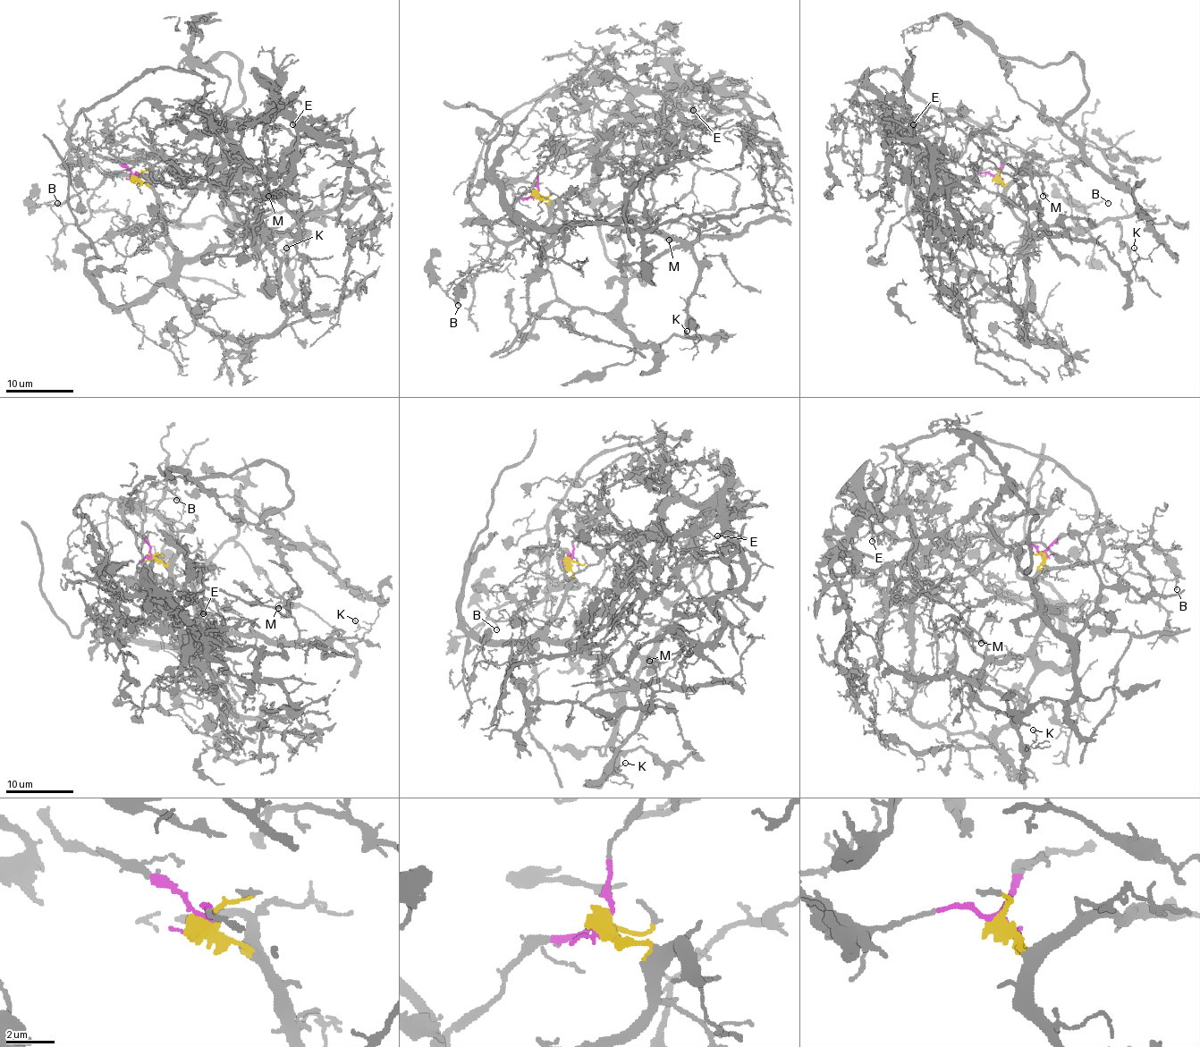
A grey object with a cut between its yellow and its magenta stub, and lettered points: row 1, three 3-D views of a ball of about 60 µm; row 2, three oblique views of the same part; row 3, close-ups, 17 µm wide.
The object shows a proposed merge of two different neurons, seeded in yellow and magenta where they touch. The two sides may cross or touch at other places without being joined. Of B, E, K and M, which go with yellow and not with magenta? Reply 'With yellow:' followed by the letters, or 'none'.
With yellow: B, K, M

